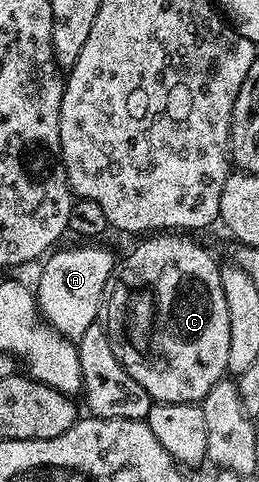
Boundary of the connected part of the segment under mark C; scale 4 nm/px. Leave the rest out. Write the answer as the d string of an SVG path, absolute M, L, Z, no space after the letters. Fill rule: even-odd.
M153 233L142 238L141 243L125 260L118 262L113 268L111 277L105 286L105 298L103 300L103 322L105 332L115 349L115 357L147 389L147 393L152 397L154 403L195 403L200 404L202 399L211 393L211 389L218 381L226 378L229 366L227 365L227 348L231 346L231 325L227 321L227 300L223 298L223 281L221 280L221 267L213 260L213 255L205 247L200 247L196 243L196 238L185 233Z

